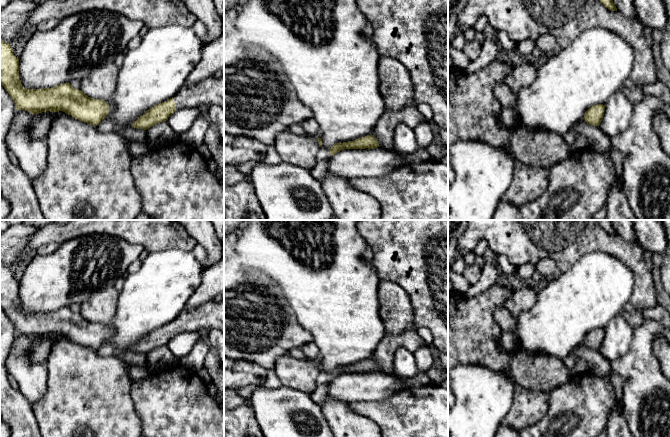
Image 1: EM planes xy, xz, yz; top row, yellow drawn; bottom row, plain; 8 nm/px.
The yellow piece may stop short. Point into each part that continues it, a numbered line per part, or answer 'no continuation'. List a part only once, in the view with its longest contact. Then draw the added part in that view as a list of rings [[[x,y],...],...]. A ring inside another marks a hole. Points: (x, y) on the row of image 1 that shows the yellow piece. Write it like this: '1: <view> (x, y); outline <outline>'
1: xy (209, 91); outline [[[224,74],[203,79],[193,87],[184,85],[173,98],[176,110],[215,104],[224,111]]]

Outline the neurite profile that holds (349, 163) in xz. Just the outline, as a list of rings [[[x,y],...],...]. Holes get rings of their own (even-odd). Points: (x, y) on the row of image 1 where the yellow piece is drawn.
[[[344,149],[328,159],[327,171],[345,179],[383,177],[403,164],[394,150]]]

